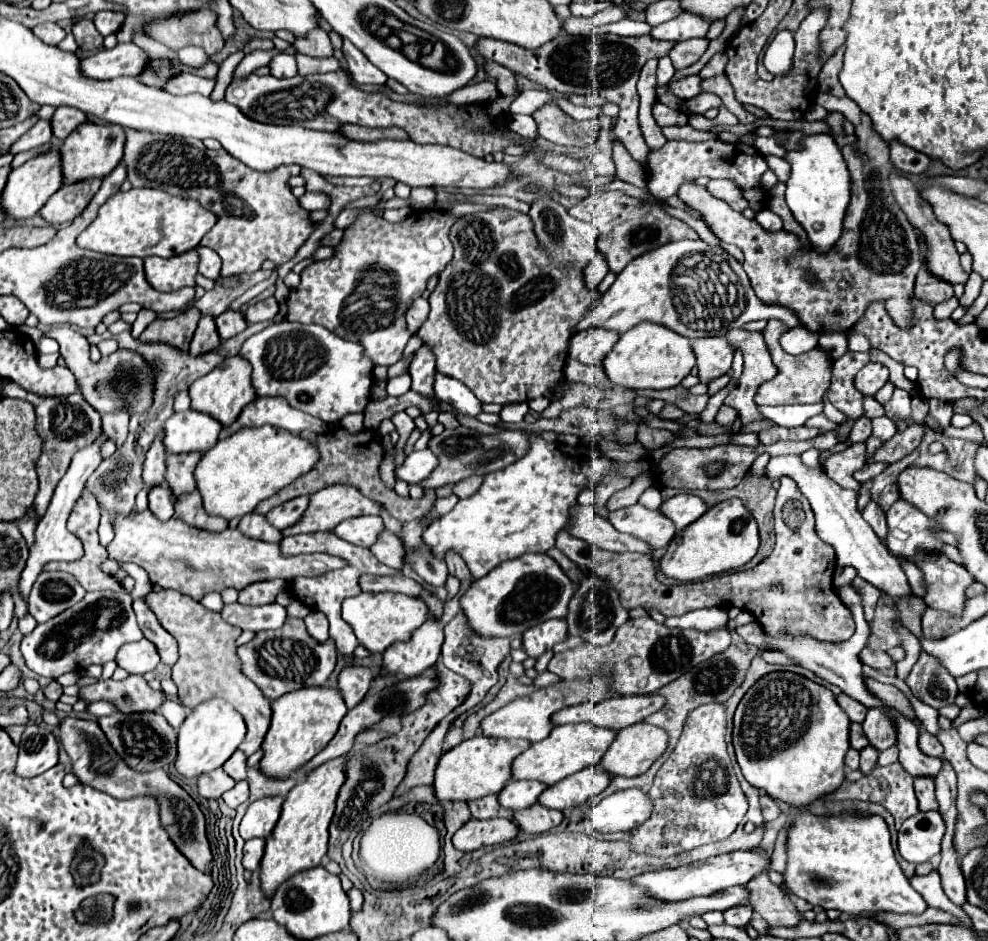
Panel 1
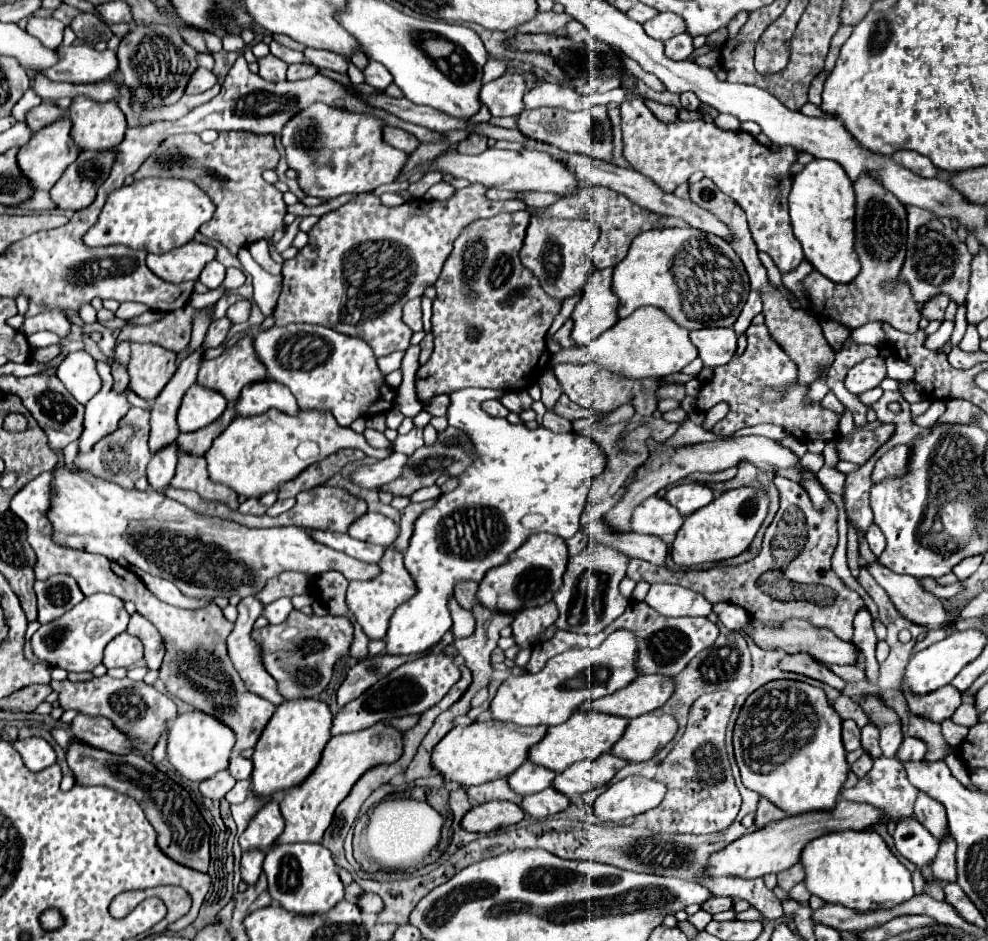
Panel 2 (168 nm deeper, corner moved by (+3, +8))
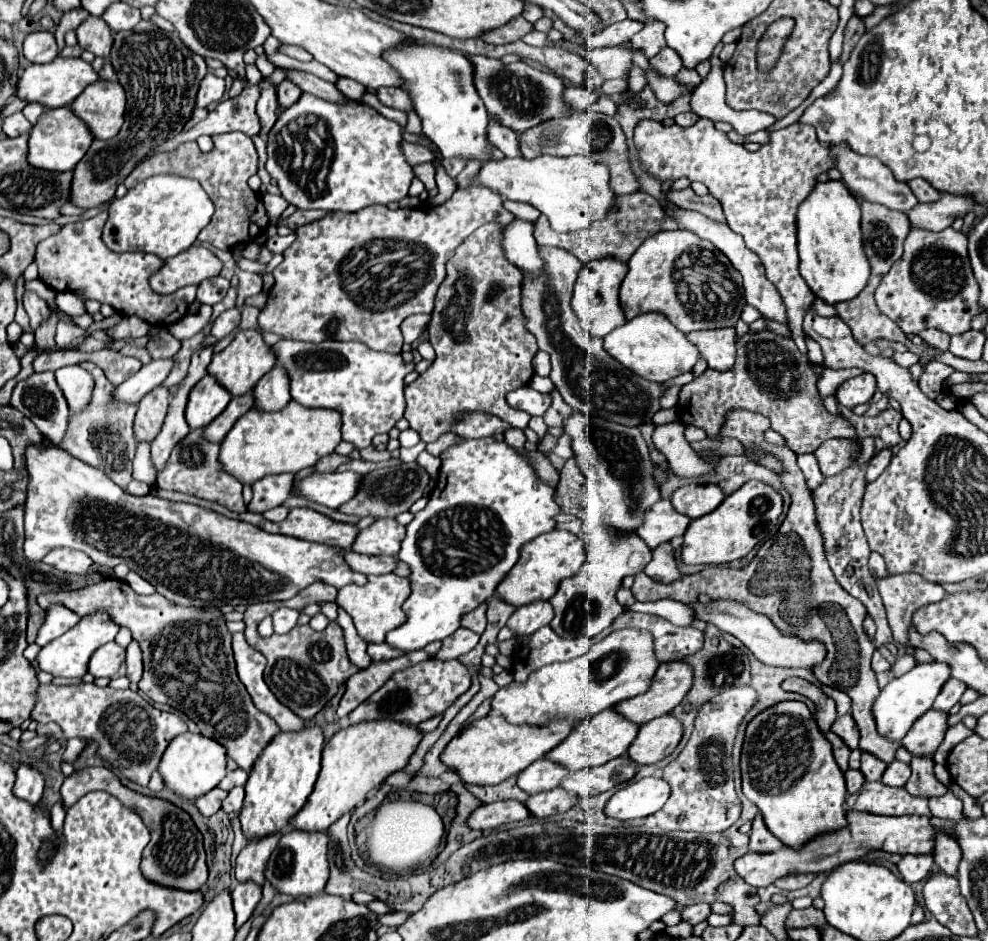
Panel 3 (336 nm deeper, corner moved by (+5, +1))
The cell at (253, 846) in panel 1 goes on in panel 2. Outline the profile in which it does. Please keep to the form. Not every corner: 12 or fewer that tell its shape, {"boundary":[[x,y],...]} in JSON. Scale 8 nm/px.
{"boundary":[[248,850],[240,862],[242,880],[256,884],[264,852]]}

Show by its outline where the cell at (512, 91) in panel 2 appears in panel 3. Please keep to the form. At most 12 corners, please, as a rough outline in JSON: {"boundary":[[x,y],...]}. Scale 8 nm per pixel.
{"boundary":[[490,119],[488,139],[506,157],[518,157],[518,133]]}

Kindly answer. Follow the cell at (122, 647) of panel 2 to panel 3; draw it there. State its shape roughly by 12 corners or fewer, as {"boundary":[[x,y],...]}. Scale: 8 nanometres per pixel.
{"boundary":[[114,641],[96,649],[88,673],[112,677],[124,663],[126,649]]}

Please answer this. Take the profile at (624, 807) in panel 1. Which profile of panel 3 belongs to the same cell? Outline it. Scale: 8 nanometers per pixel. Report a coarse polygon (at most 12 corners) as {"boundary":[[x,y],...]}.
{"boundary":[[644,777],[616,791],[606,815],[628,821],[662,809],[670,785]]}

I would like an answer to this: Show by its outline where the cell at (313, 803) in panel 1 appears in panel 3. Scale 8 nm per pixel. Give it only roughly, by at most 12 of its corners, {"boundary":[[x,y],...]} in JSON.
{"boundary":[[340,729],[290,827],[326,831],[404,769],[424,733]]}

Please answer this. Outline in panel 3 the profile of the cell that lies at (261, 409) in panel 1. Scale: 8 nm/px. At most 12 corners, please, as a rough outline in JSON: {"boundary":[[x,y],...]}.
{"boundary":[[274,365],[254,387],[262,411],[288,405],[290,377]]}

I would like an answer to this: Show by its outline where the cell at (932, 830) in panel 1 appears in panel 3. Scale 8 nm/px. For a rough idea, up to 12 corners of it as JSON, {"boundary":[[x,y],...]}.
{"boundary":[[904,855],[898,871],[906,883],[928,877],[930,855]]}

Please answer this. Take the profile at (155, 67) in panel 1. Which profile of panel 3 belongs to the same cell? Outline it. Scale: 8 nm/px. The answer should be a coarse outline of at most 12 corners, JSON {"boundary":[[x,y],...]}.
{"boundary":[[150,21],[114,35],[126,91],[114,139],[94,139],[70,201],[86,209],[182,133],[208,73]]}

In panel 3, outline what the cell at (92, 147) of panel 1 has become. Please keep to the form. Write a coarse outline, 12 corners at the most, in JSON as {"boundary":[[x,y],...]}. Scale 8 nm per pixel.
{"boundary":[[98,79],[72,103],[96,139],[124,123],[118,81]]}

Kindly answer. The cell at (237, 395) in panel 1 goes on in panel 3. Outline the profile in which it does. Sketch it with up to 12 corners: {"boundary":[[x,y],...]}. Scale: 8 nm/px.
{"boundary":[[254,329],[238,331],[208,373],[238,397],[276,365]]}

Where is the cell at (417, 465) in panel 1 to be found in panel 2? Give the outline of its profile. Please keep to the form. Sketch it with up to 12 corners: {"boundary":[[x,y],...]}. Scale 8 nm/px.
{"boundary":[[394,452],[388,458],[360,466],[352,482],[380,488],[396,480],[410,456]]}

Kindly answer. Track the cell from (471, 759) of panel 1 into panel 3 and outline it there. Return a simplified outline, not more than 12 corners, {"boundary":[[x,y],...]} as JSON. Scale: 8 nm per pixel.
{"boundary":[[488,715],[442,753],[464,783],[518,775],[574,721],[510,725]]}

